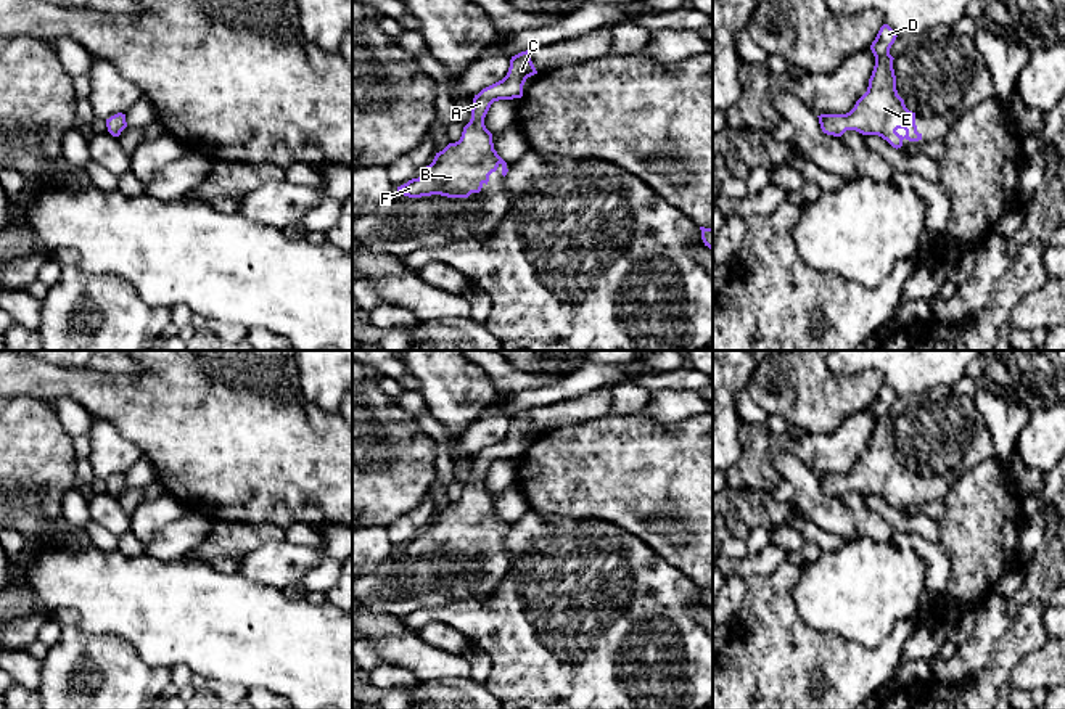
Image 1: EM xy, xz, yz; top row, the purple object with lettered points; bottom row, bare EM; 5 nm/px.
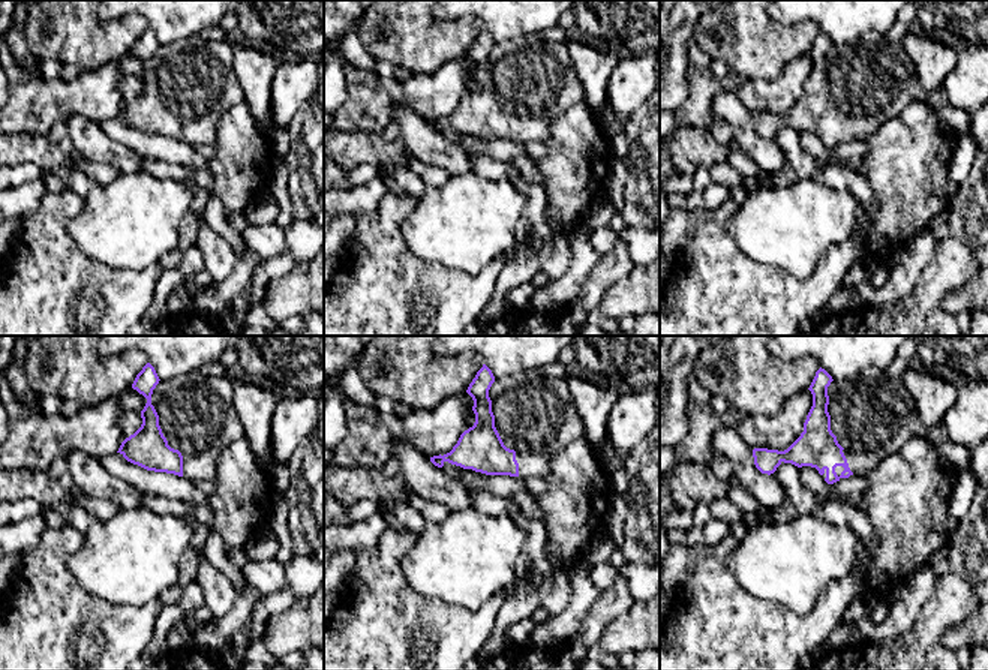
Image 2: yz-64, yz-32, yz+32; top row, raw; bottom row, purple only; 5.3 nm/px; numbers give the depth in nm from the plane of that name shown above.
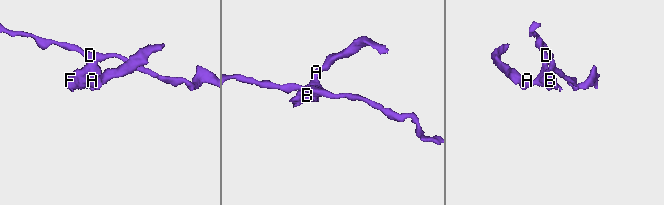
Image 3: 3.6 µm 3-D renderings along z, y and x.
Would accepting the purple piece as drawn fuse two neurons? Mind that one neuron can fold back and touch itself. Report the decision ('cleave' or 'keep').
keep

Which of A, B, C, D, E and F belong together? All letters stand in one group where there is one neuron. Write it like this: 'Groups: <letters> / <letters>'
Groups: A B C D E F

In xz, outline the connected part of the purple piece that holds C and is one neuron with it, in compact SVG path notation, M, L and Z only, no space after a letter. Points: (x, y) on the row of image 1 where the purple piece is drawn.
M529 50L512 56L507 76L475 95L471 119L463 127L460 140L436 153L423 174L397 186L397 193L409 198L431 195L468 198L471 193L479 193L484 183L487 185L489 175L499 166L505 177L507 162L494 150L492 133L486 129L484 117L494 101L521 98L526 79L534 74L537 71Z

